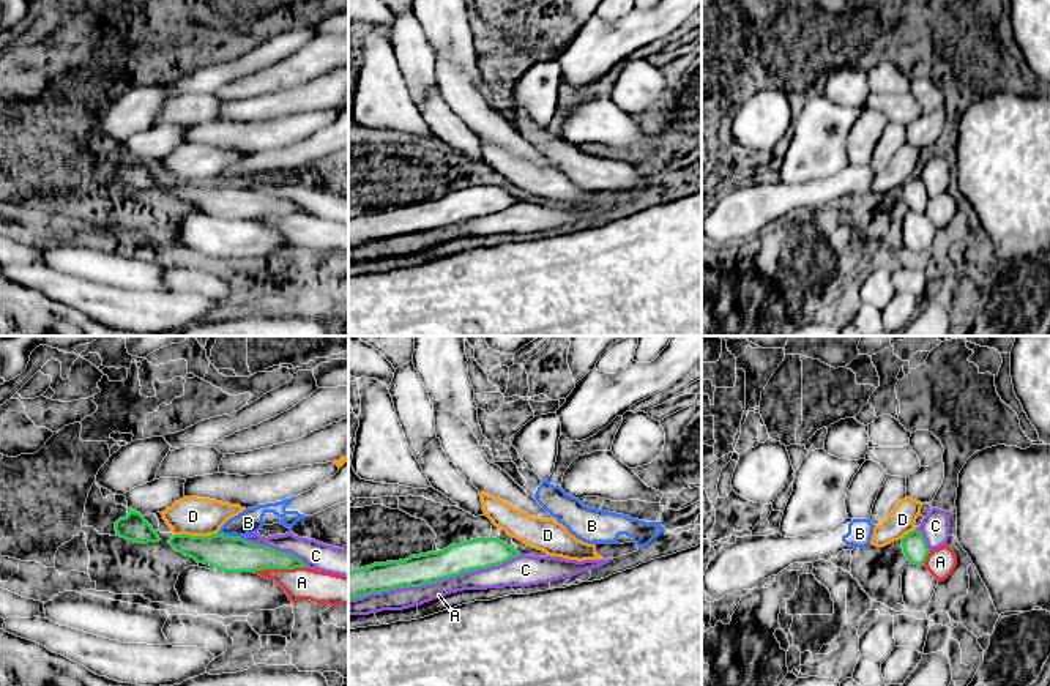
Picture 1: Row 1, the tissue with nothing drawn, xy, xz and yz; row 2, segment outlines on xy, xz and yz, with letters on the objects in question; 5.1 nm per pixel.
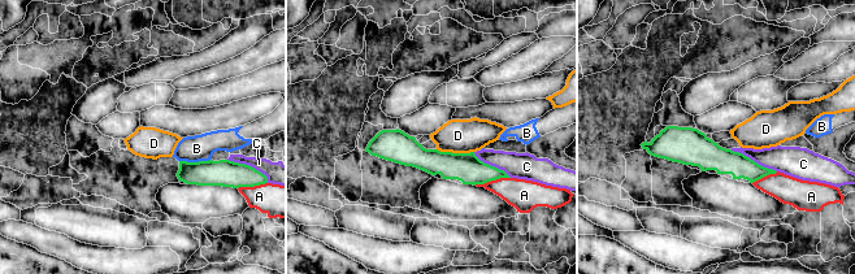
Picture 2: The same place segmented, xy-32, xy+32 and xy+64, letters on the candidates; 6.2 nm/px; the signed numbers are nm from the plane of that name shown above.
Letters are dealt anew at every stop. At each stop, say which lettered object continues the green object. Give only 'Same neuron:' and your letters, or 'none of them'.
Same neuron: A

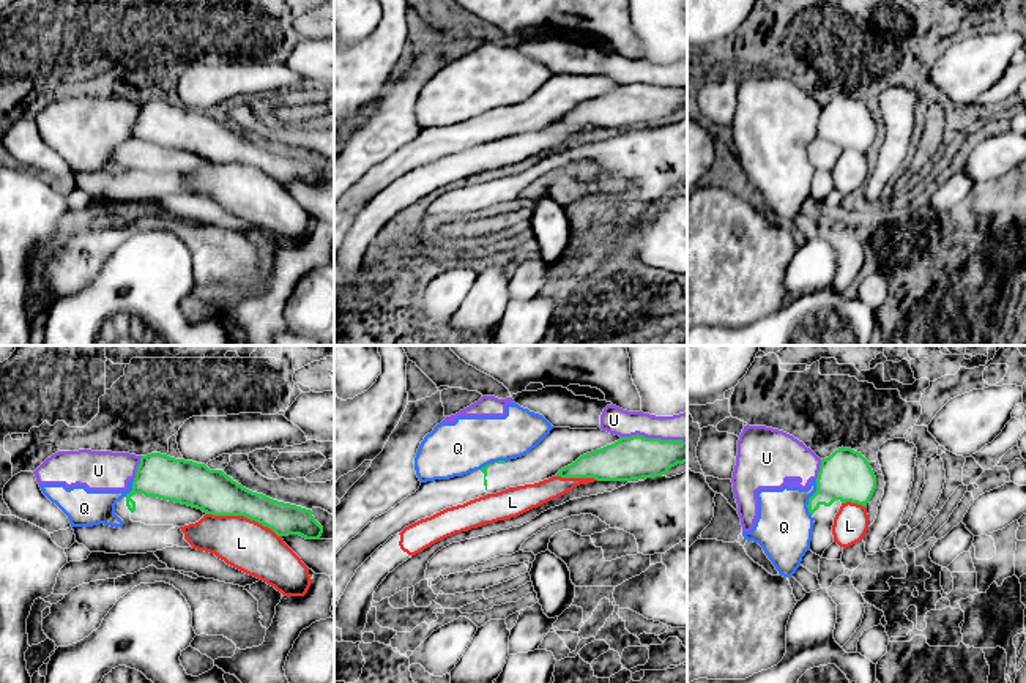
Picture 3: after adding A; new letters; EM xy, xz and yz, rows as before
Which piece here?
Same neuron: Q

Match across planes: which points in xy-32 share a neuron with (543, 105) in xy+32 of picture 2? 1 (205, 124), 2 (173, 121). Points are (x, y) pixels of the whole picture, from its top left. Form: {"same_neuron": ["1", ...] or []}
{"same_neuron": ["1", "2"]}

